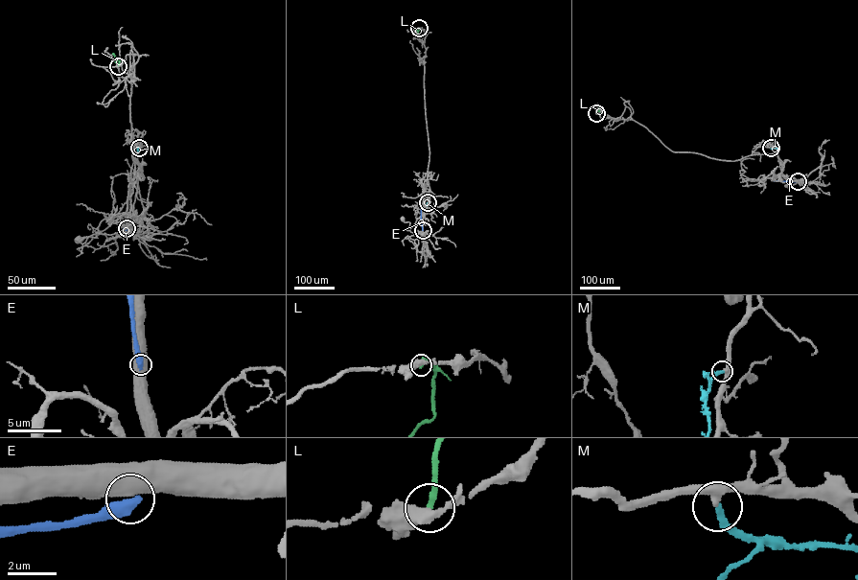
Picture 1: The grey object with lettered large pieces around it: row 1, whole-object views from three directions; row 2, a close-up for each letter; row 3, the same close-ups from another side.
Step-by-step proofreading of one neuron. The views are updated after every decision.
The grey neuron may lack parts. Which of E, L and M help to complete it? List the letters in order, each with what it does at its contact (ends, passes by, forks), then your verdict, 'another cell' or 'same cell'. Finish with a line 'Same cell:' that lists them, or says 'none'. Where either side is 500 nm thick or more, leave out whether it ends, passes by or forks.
E: another cell
L: it ends there; another cell
M: it ends there; another cell
Same cell: none

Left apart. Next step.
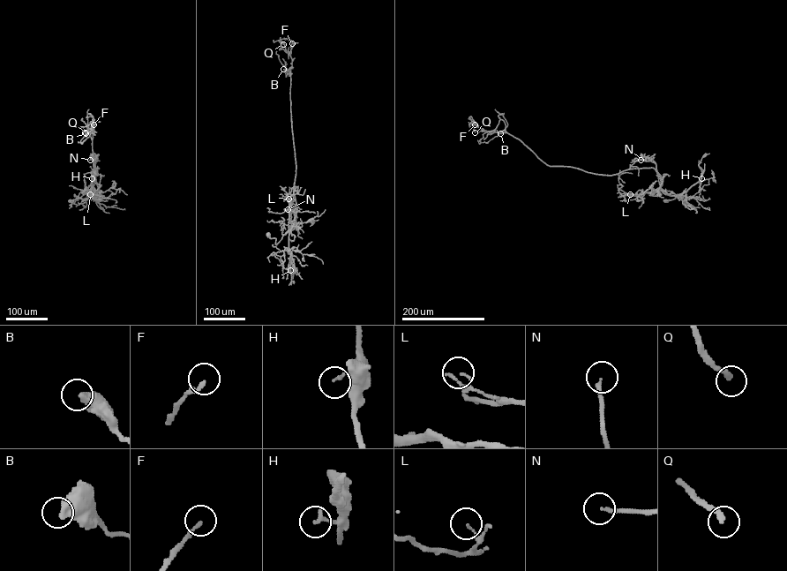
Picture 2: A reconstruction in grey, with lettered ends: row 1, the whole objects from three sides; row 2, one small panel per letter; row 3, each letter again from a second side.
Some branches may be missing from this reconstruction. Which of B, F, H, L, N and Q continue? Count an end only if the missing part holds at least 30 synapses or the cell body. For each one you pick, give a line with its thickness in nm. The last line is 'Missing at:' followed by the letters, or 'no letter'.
F: 140 nm thick
Q: 200 nm thick
Missing at: F, Q

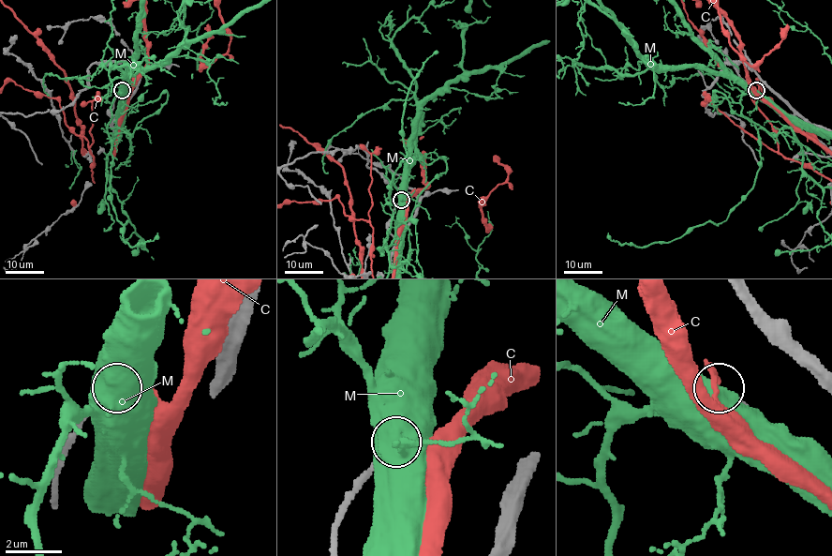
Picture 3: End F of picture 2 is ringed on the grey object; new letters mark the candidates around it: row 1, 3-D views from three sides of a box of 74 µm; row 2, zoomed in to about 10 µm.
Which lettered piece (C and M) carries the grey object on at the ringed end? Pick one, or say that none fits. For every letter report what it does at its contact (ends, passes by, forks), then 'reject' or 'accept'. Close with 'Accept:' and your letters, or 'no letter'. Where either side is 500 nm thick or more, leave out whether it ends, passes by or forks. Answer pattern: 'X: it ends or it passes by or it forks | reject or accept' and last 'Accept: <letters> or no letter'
C: it ends | reject
M: reject
Accept: no letter

